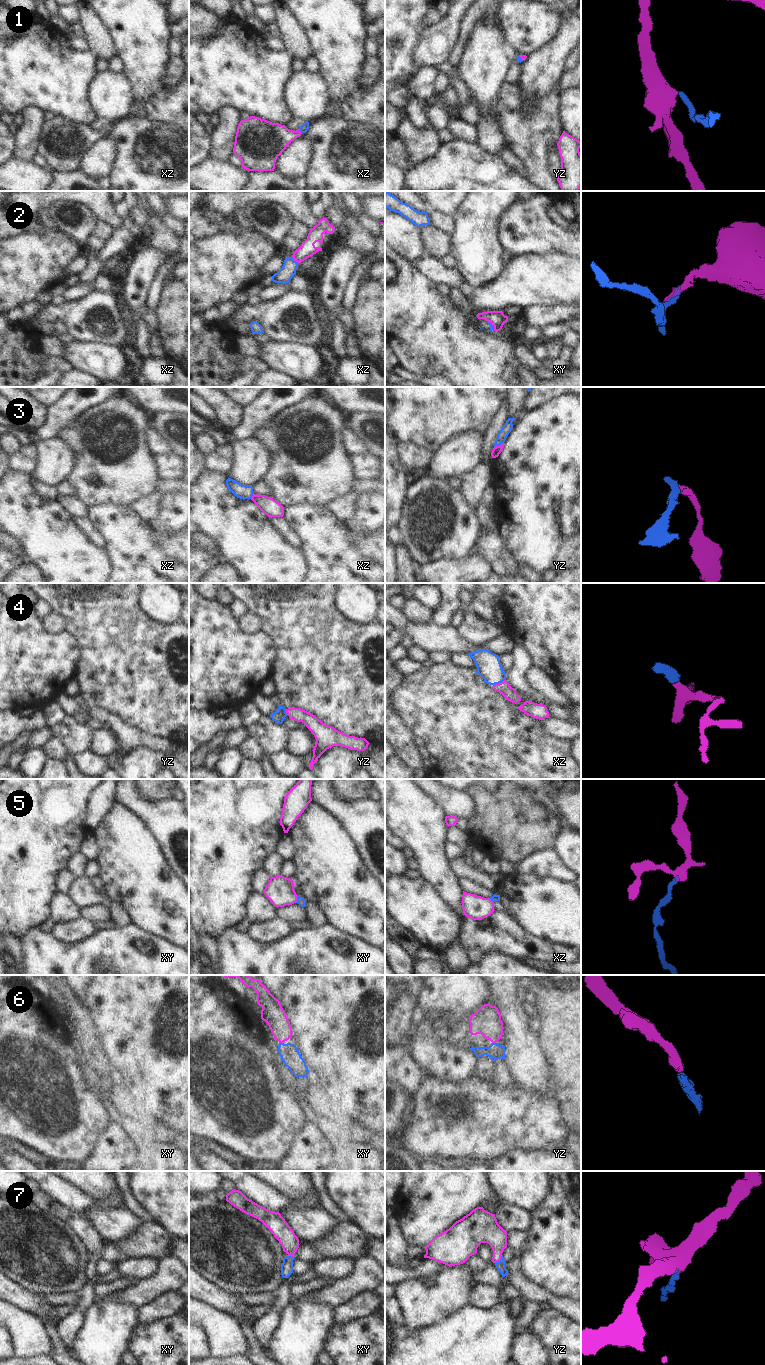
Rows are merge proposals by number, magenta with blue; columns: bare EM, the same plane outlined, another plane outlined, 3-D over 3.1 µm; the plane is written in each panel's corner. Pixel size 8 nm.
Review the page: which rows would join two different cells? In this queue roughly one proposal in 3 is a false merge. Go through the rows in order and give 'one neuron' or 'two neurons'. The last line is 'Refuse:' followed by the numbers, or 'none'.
1: one neuron
2: two neurons
3: two neurons
4: one neuron
5: one neuron
6: one neuron
7: one neuron
Refuse: 2, 3

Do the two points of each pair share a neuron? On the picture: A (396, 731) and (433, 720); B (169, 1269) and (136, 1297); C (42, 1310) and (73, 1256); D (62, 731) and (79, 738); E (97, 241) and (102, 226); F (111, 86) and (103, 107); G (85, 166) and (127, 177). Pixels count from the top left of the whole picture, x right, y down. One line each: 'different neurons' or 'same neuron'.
A: different neurons
B: same neuron
C: different neurons
D: same neuron
E: same neuron
F: same neuron
G: different neurons

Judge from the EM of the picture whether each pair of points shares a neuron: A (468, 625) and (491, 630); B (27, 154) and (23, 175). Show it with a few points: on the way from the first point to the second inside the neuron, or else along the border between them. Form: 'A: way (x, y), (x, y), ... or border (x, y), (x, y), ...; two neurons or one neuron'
A: way (474, 630), (485, 630); one neuron
B: border (13, 156), (16, 159), (31, 162); two neurons

